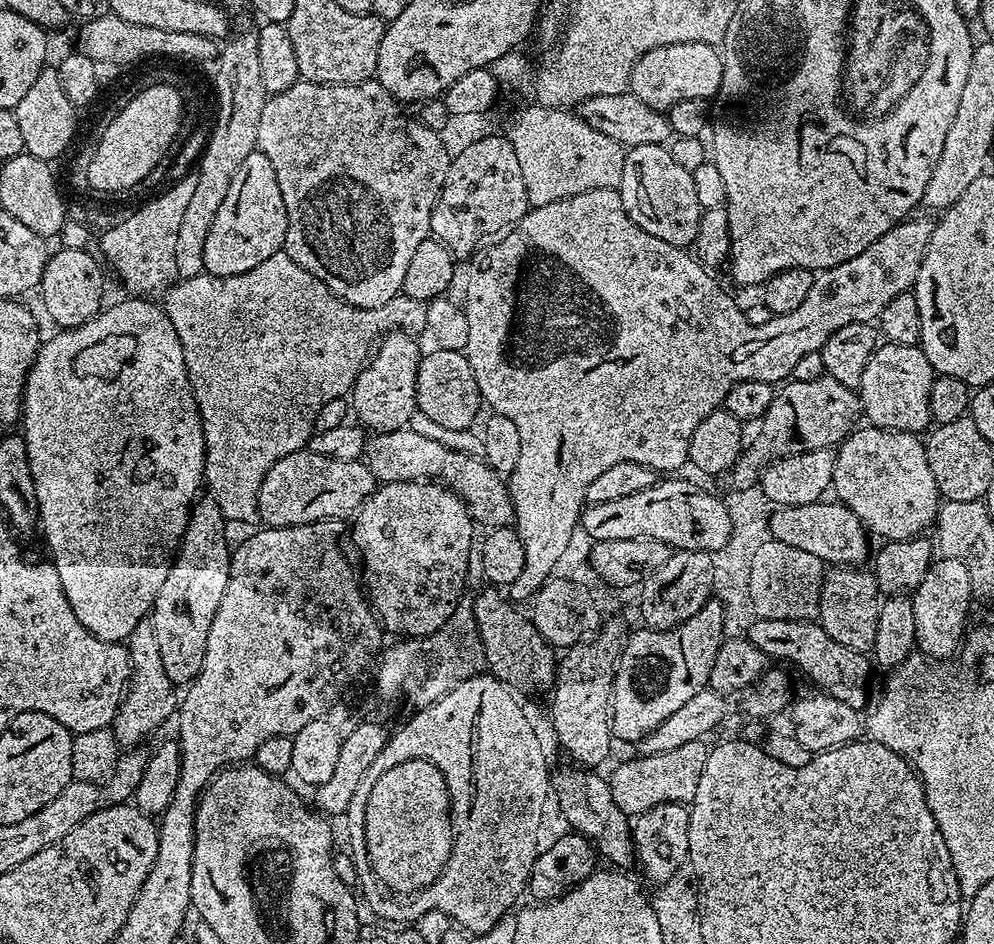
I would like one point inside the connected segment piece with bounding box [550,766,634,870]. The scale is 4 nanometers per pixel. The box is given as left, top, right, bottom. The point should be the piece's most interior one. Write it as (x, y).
(584, 797)

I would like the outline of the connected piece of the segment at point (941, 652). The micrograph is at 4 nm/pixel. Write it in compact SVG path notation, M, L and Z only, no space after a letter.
M940 558L929 568L926 578L911 593L914 606L914 630L916 647L925 657L936 662L948 662L959 653L966 635L964 619L972 608L974 597L971 590L970 574L962 562Z

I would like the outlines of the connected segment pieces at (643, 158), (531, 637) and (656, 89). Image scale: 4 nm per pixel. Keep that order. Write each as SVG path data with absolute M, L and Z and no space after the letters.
M665 145L627 149L618 191L626 214L639 228L646 230L646 234L654 234L654 238L662 238L662 242L670 242L670 246L688 248L695 245L702 209L694 191L694 178L670 158Z
M486 586L471 601L476 629L483 644L484 661L487 671L512 688L549 687L556 676L558 658L555 649L533 626L531 619L515 609L505 595L494 586Z
M674 42L666 46L658 46L632 67L630 90L650 110L658 110L667 114L678 102L690 102L690 98L711 101L722 86L722 66L724 57L721 49L706 42Z

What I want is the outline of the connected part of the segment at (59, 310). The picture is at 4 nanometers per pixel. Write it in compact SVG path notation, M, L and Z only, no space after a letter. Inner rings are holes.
M60 246L57 249L57 252L55 249L49 255L46 262L46 270L40 279L38 295L40 295L41 302L44 303L45 314L57 324L55 326L57 329L77 328L90 322L102 310L102 305L105 303L105 269L95 255L91 256L88 248L70 250ZM99 263L102 269L100 269Z

